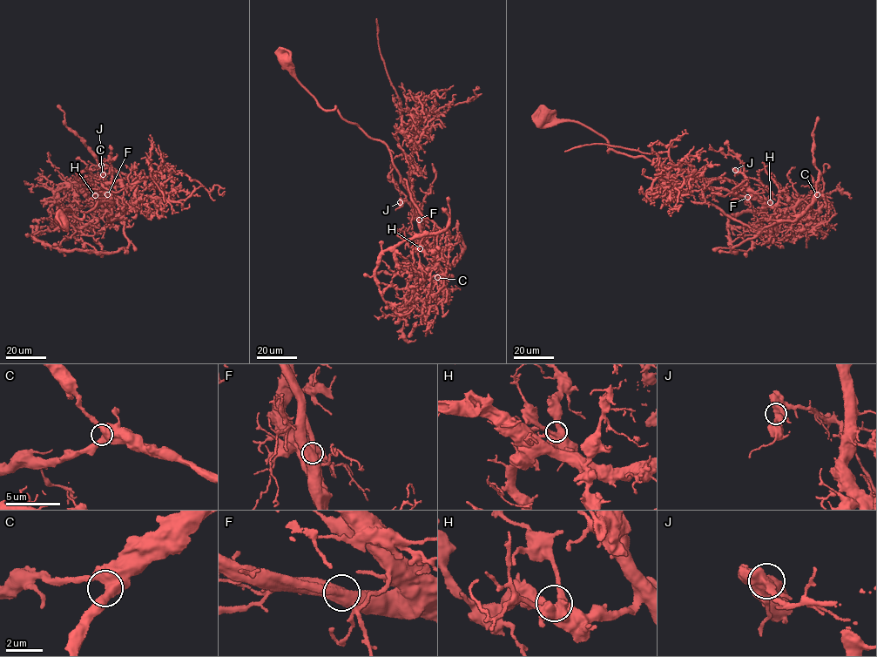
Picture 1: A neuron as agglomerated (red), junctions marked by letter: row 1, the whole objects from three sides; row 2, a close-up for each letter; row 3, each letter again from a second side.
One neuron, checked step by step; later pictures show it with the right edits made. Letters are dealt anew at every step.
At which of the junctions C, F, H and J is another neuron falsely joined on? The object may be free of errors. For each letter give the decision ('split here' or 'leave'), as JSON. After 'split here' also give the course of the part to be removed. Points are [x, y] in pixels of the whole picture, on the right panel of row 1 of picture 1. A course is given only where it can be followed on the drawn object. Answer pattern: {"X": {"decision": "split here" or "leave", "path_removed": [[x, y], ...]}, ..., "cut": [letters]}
{"C": {"decision": "leave"}, "F": {"decision": "leave"}, "H": {"decision": "leave"}, "J": {"decision": "leave"}, "cut": []}

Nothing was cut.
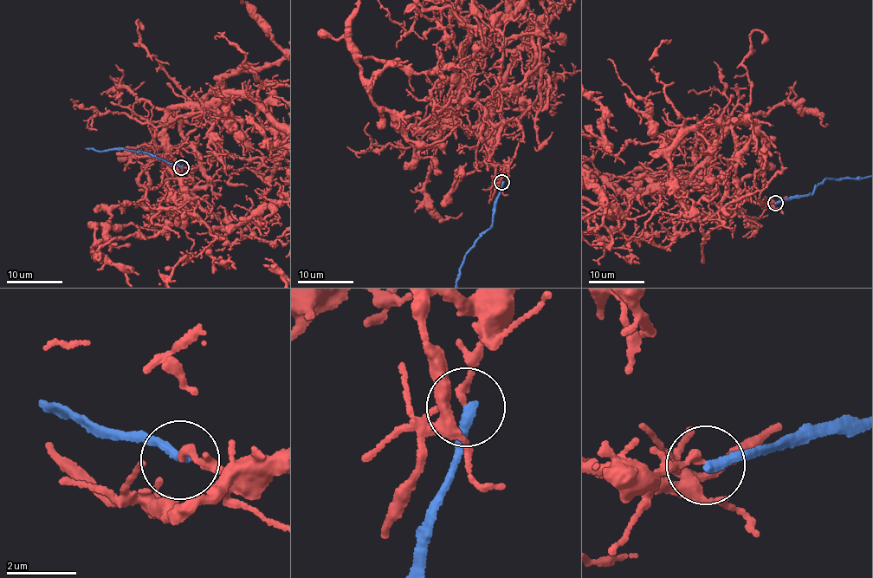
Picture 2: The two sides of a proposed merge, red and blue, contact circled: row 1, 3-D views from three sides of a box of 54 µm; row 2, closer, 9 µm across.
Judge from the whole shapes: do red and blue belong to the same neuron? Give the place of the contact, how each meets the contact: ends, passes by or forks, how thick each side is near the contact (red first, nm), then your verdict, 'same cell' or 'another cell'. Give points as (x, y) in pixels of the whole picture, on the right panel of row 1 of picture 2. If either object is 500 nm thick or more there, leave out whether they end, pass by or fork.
(775, 203) | red passes by | blue ends | 140/260 nm | another cell

